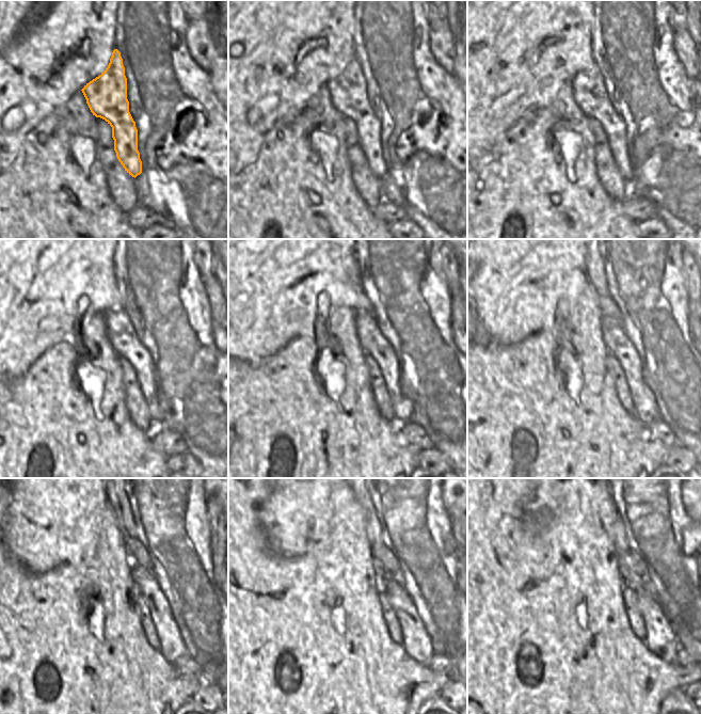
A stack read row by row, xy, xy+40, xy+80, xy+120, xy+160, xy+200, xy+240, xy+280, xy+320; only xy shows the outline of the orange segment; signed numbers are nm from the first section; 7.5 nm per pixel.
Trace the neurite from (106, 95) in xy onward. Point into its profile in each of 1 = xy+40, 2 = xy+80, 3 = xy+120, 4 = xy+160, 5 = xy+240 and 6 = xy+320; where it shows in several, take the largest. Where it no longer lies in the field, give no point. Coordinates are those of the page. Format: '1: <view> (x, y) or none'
1: xy+40 (348, 93)
2: xy+80 (589, 93)
3: xy+120 (123, 338)
4: xy+160 (375, 345)
5: xy+240 (171, 645)
6: xy+320 (660, 638)

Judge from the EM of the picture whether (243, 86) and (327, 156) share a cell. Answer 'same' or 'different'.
different

